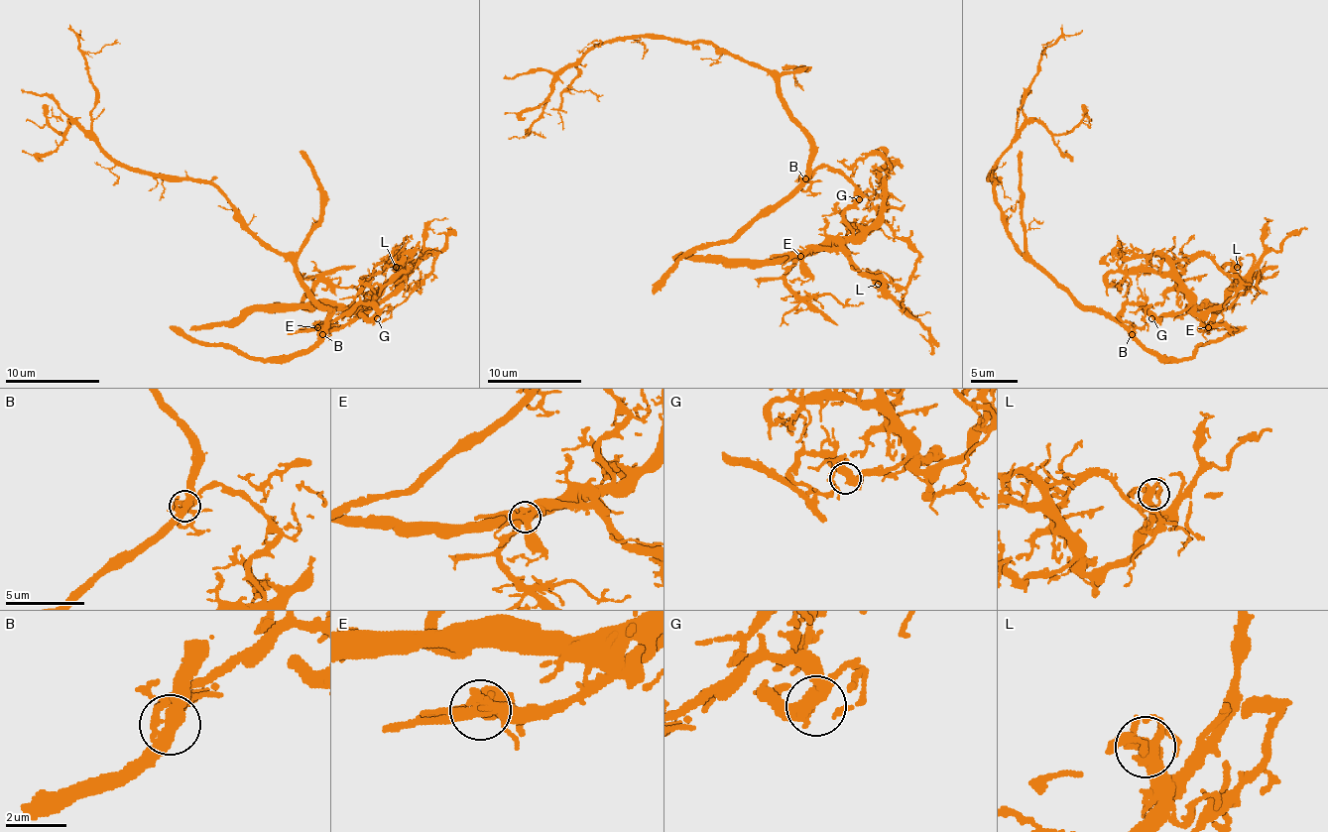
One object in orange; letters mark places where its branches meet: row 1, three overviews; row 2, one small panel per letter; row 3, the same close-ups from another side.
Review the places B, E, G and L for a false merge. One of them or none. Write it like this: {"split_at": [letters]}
{"split_at": ["B"]}

